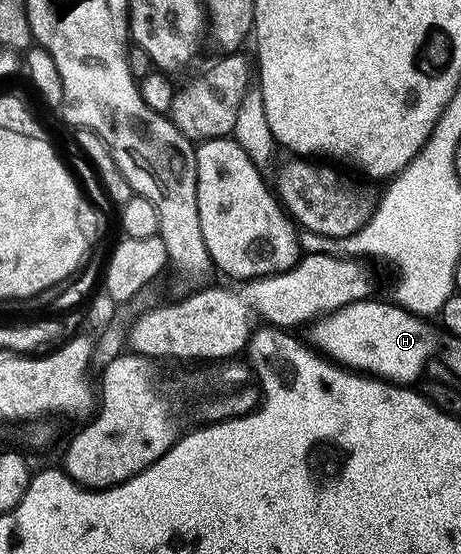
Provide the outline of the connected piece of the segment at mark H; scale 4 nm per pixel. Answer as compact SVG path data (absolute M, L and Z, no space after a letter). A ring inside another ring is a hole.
M369 298L352 302L316 320L310 328L311 343L326 358L345 369L383 378L396 385L415 383L428 358L439 352L441 331L435 325L428 326L432 324L394 302L375 300Z

